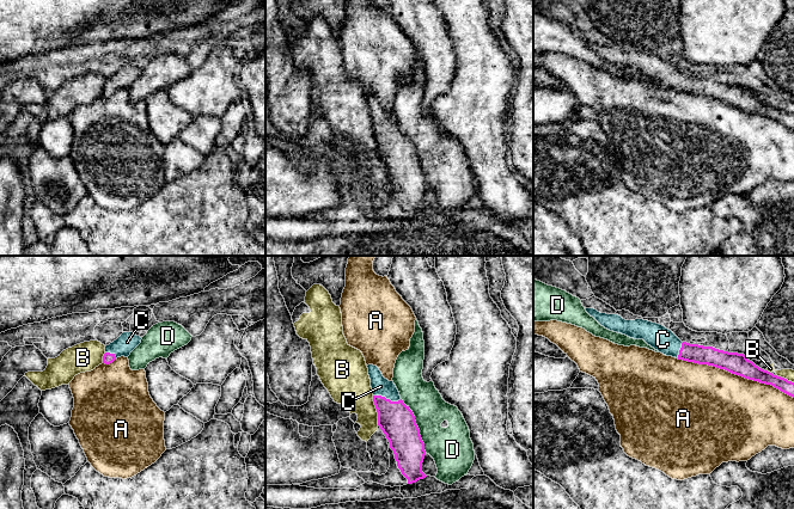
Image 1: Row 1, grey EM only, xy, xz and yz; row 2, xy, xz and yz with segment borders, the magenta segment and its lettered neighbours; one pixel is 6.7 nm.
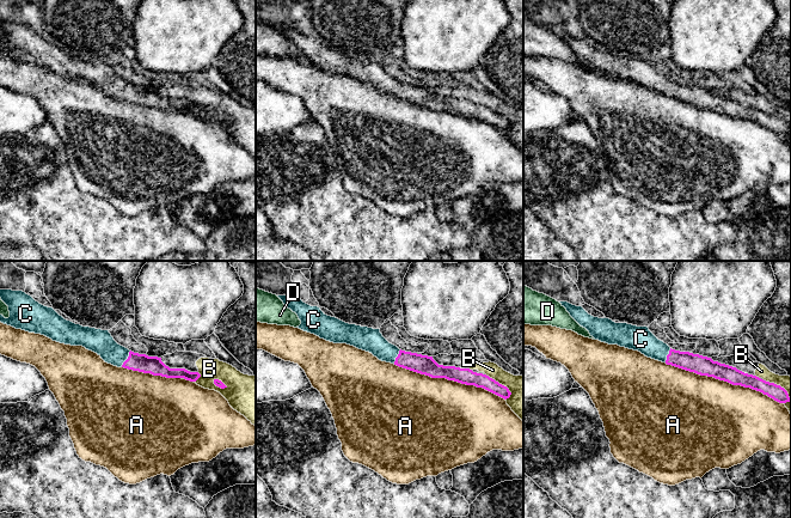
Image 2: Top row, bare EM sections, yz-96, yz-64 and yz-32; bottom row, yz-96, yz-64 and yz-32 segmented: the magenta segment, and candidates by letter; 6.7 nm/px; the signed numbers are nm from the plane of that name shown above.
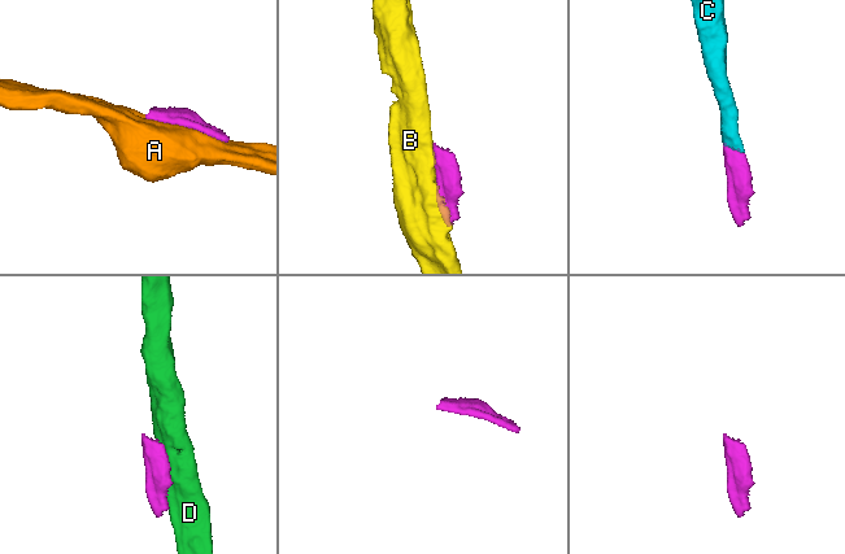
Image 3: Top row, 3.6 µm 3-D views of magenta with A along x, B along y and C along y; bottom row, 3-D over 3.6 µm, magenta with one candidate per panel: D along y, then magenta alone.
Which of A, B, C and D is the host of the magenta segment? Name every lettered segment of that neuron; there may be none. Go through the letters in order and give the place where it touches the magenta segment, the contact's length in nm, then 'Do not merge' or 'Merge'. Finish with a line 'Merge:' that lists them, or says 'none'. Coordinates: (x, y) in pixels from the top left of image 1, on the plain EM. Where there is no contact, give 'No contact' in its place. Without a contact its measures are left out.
A: Touches magenta at yz (736, 106). Shared border 850 nm. Do not merge
B: Touches magenta at xz (377, 142). Shared border 200 nm. Do not merge
C: Touches magenta at xz (388, 132). Shared border 190 nm. Merge
D: Touches magenta at xz (416, 158). Shared border 400 nm. Do not merge
Merge: C

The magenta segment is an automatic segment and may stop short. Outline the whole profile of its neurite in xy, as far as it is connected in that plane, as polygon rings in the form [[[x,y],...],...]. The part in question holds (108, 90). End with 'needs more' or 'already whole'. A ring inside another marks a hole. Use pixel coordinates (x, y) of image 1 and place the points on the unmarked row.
[[[123,65],[116,73],[105,79],[103,96],[110,97],[117,90],[128,90],[130,85],[141,75],[141,69],[133,65]]]; needs more

